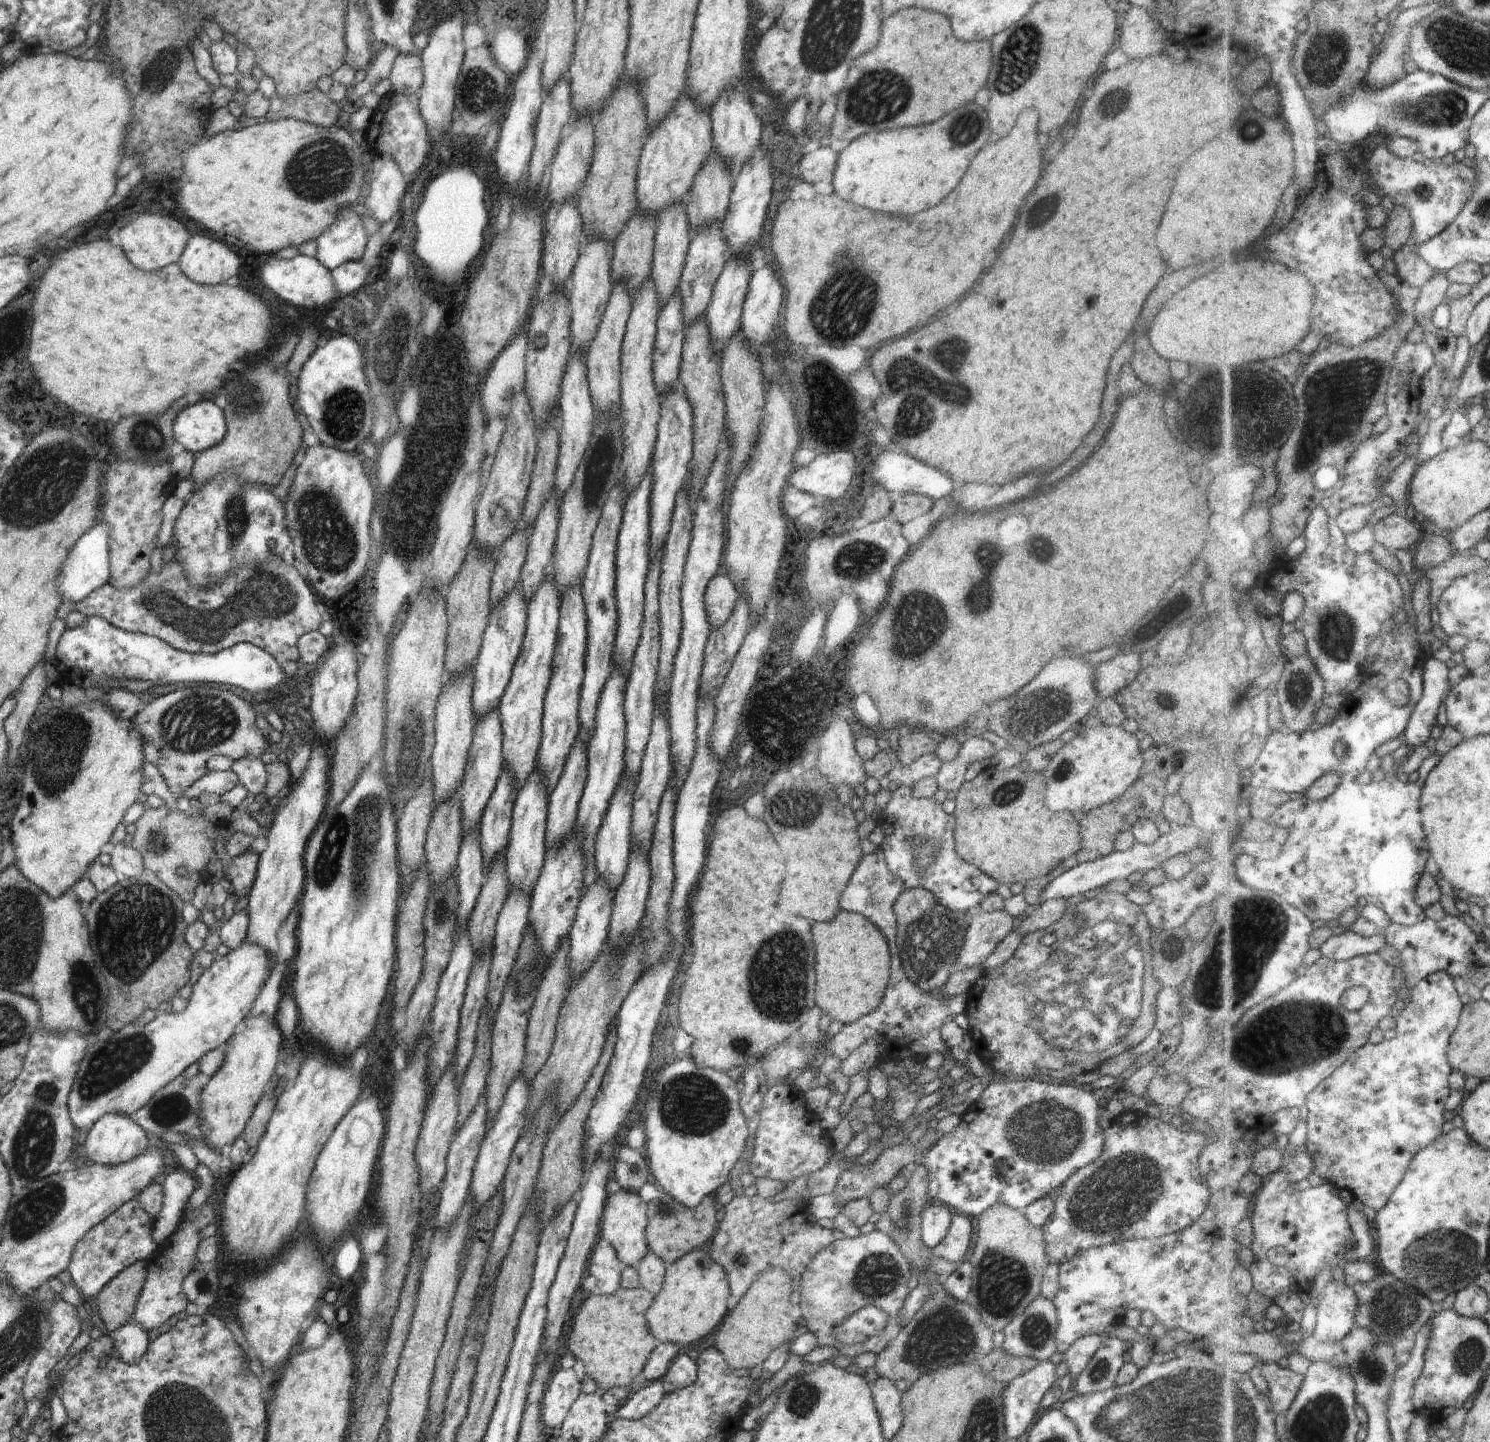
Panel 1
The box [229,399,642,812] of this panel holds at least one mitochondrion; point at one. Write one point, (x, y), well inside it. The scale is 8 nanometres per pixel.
(323, 526)

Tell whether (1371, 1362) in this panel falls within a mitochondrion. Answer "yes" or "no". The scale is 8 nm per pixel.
yes

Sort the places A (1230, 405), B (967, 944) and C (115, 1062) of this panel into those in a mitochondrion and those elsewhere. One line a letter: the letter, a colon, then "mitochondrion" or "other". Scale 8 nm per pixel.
A: mitochondrion
B: mitochondrion
C: mitochondrion

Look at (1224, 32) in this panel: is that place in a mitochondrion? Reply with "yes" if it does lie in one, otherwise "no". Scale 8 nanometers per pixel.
no

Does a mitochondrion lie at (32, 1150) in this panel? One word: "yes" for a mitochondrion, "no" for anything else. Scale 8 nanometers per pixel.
yes

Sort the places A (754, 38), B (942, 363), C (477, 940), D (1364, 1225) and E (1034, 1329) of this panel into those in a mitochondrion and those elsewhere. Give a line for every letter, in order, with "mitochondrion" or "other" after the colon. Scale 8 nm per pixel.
A: other
B: mitochondrion
C: other
D: other
E: mitochondrion

